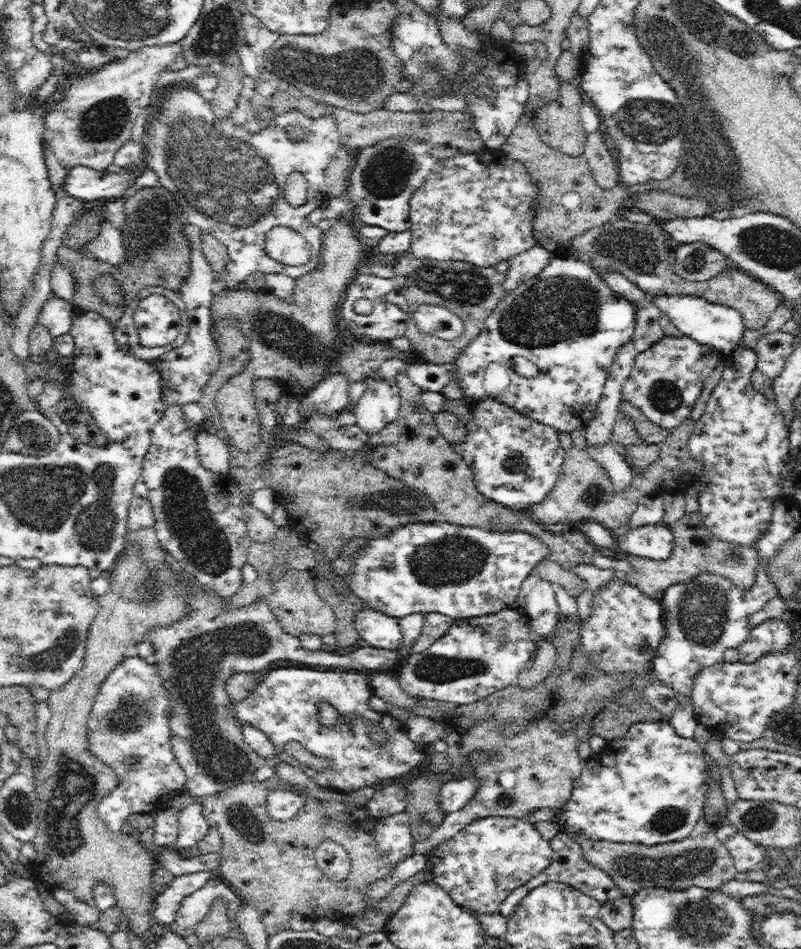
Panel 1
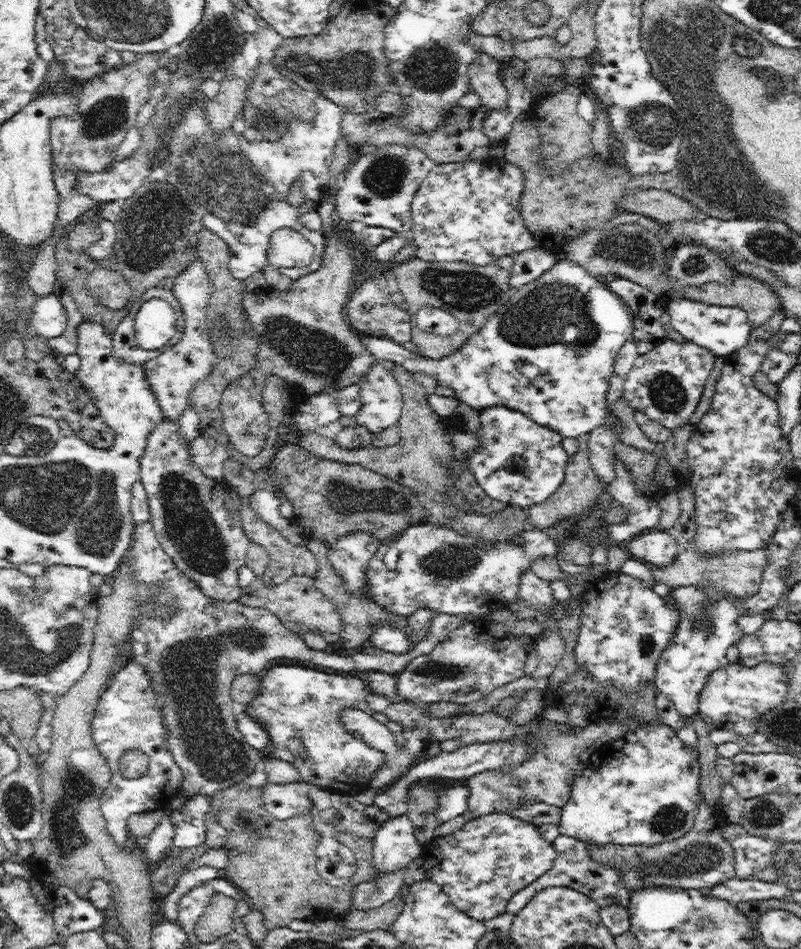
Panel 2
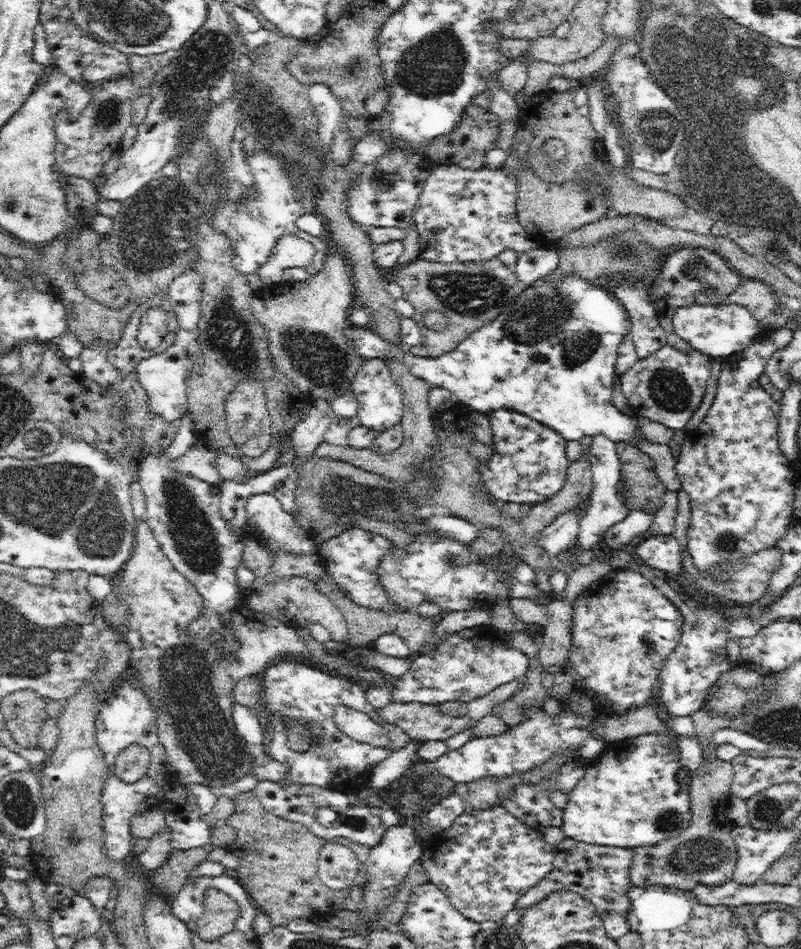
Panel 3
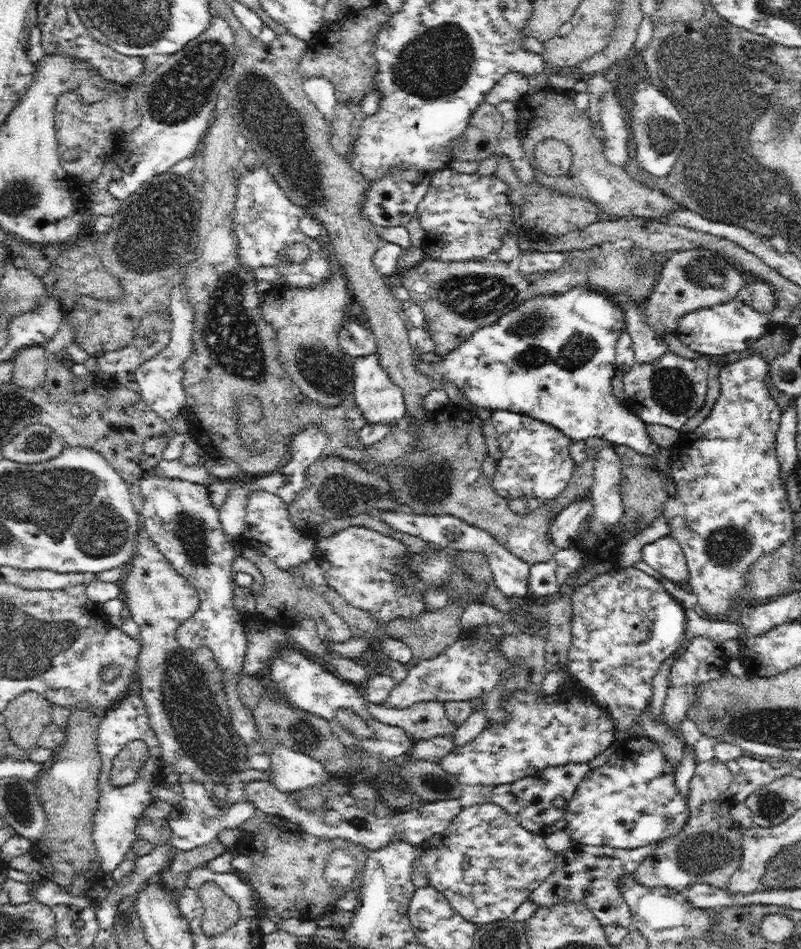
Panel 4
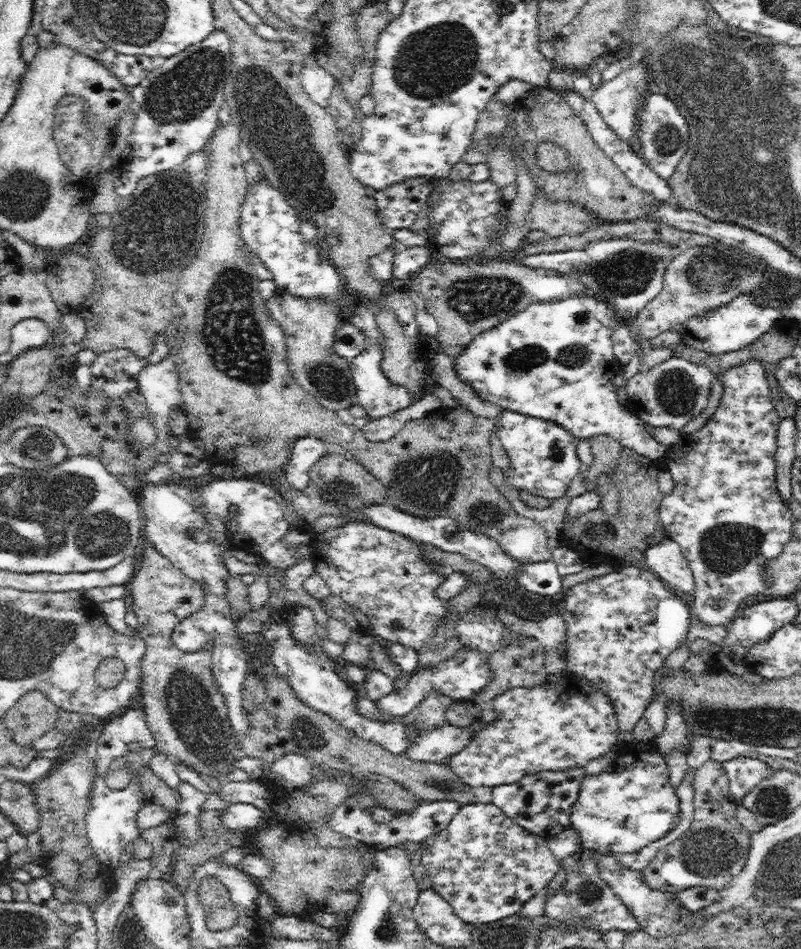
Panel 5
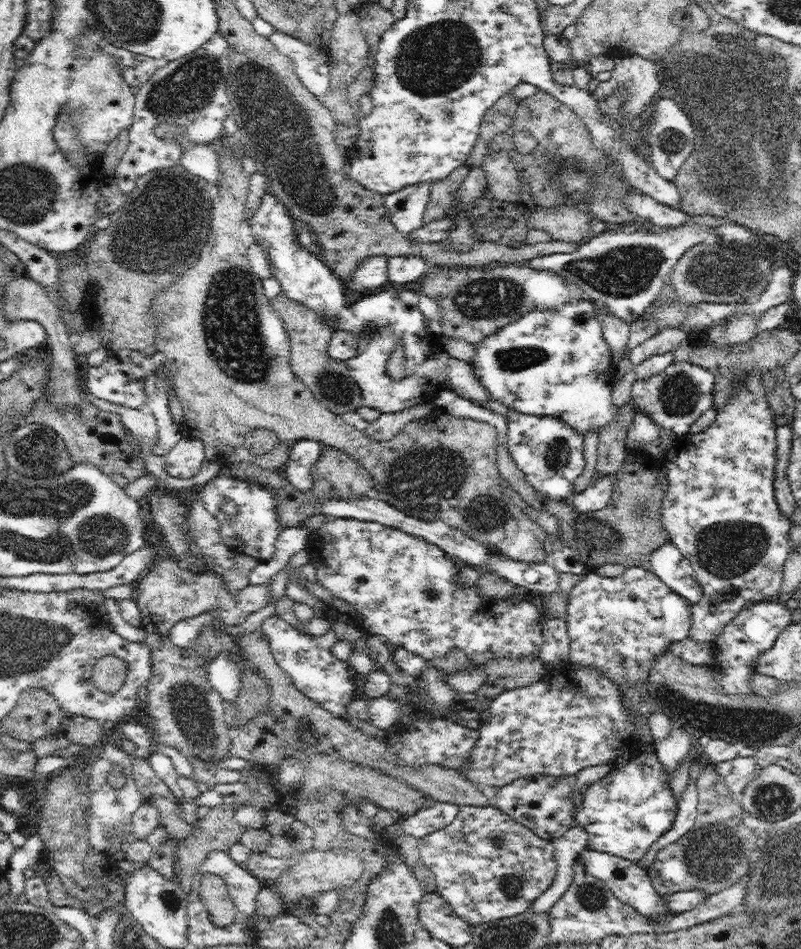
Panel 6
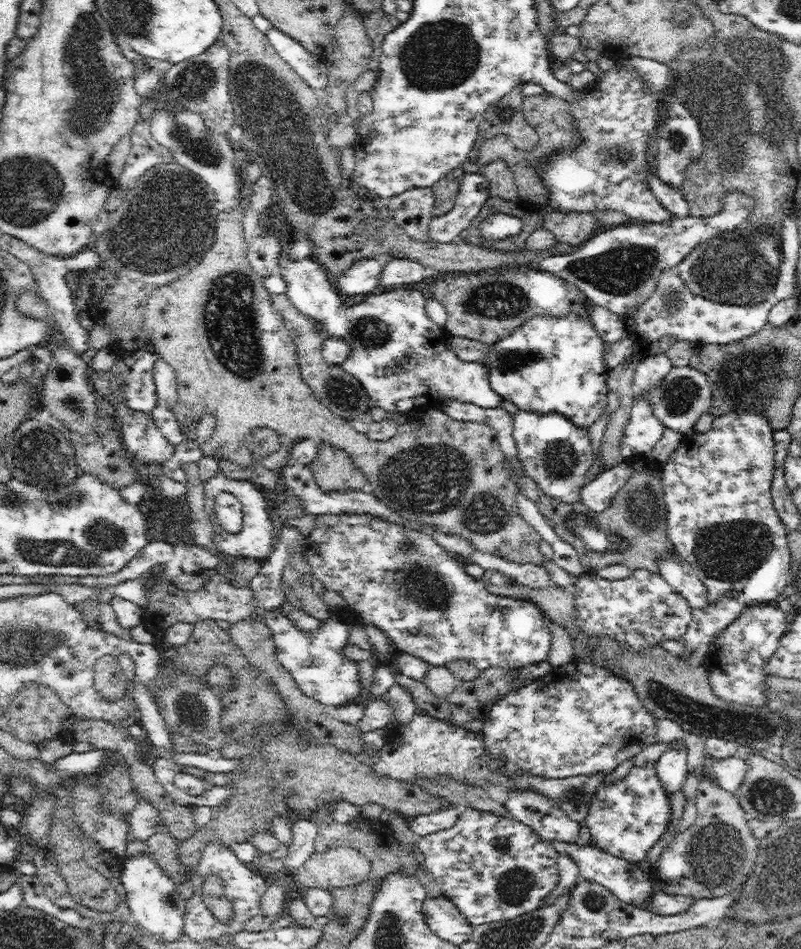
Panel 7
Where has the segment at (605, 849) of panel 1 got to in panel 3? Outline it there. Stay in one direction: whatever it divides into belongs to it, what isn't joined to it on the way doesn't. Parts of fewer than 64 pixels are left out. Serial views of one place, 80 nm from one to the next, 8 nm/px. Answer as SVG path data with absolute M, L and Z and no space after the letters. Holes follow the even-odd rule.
M716 757L710 762L702 763L689 784L693 812L690 826L682 834L667 838L654 846L632 849L634 856L628 870L632 886L648 888L663 885L692 891L698 885L721 886L733 880L738 849L731 835L732 824L726 814L733 778L731 762Z

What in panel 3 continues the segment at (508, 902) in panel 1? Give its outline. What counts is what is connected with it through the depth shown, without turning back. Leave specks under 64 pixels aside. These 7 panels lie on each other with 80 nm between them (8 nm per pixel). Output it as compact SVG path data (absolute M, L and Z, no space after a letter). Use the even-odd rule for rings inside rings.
M566 836L557 846L549 874L520 896L514 908L522 909L536 904L552 893L570 891L590 900L602 919L608 912L627 914L631 906L628 896L628 889L631 886L628 870L632 866L632 856L634 851L631 848L578 842Z

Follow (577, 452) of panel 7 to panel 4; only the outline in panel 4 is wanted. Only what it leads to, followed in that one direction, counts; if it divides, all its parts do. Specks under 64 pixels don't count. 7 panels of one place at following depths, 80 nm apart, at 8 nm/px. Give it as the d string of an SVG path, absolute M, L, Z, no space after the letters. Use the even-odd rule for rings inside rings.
M494 410L490 422L494 425L502 456L496 461L497 471L490 479L501 497L539 498L550 502L568 486L576 462L570 457L573 440L556 427L526 414Z

